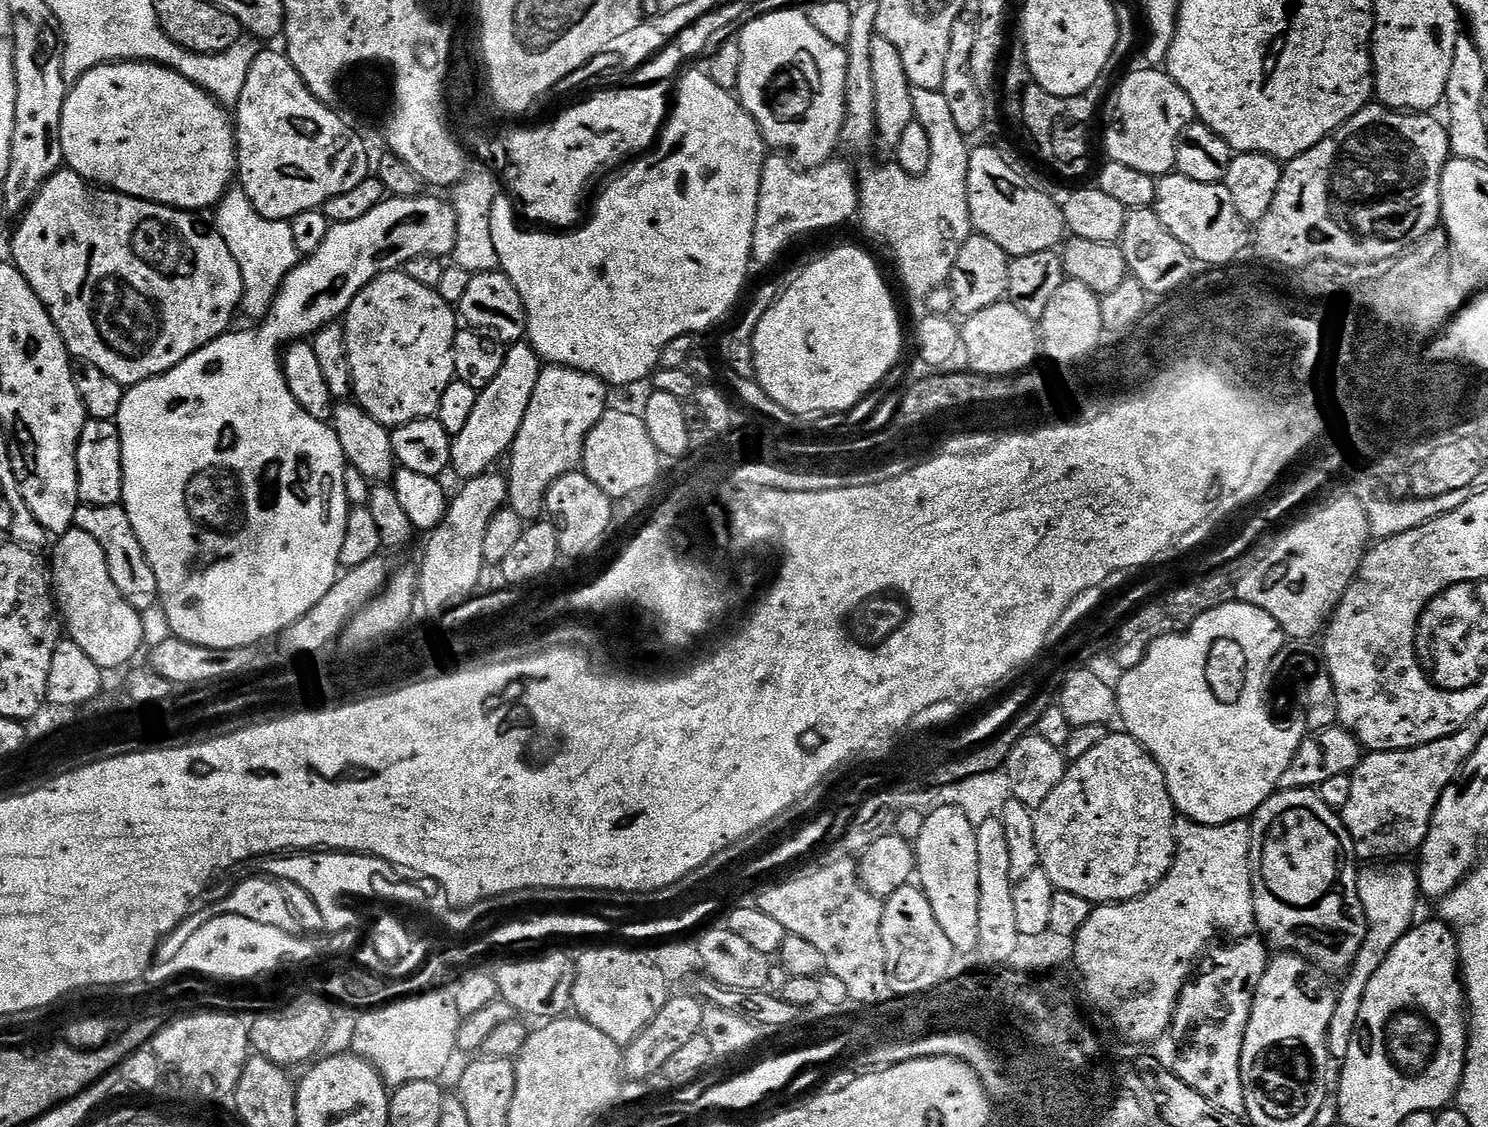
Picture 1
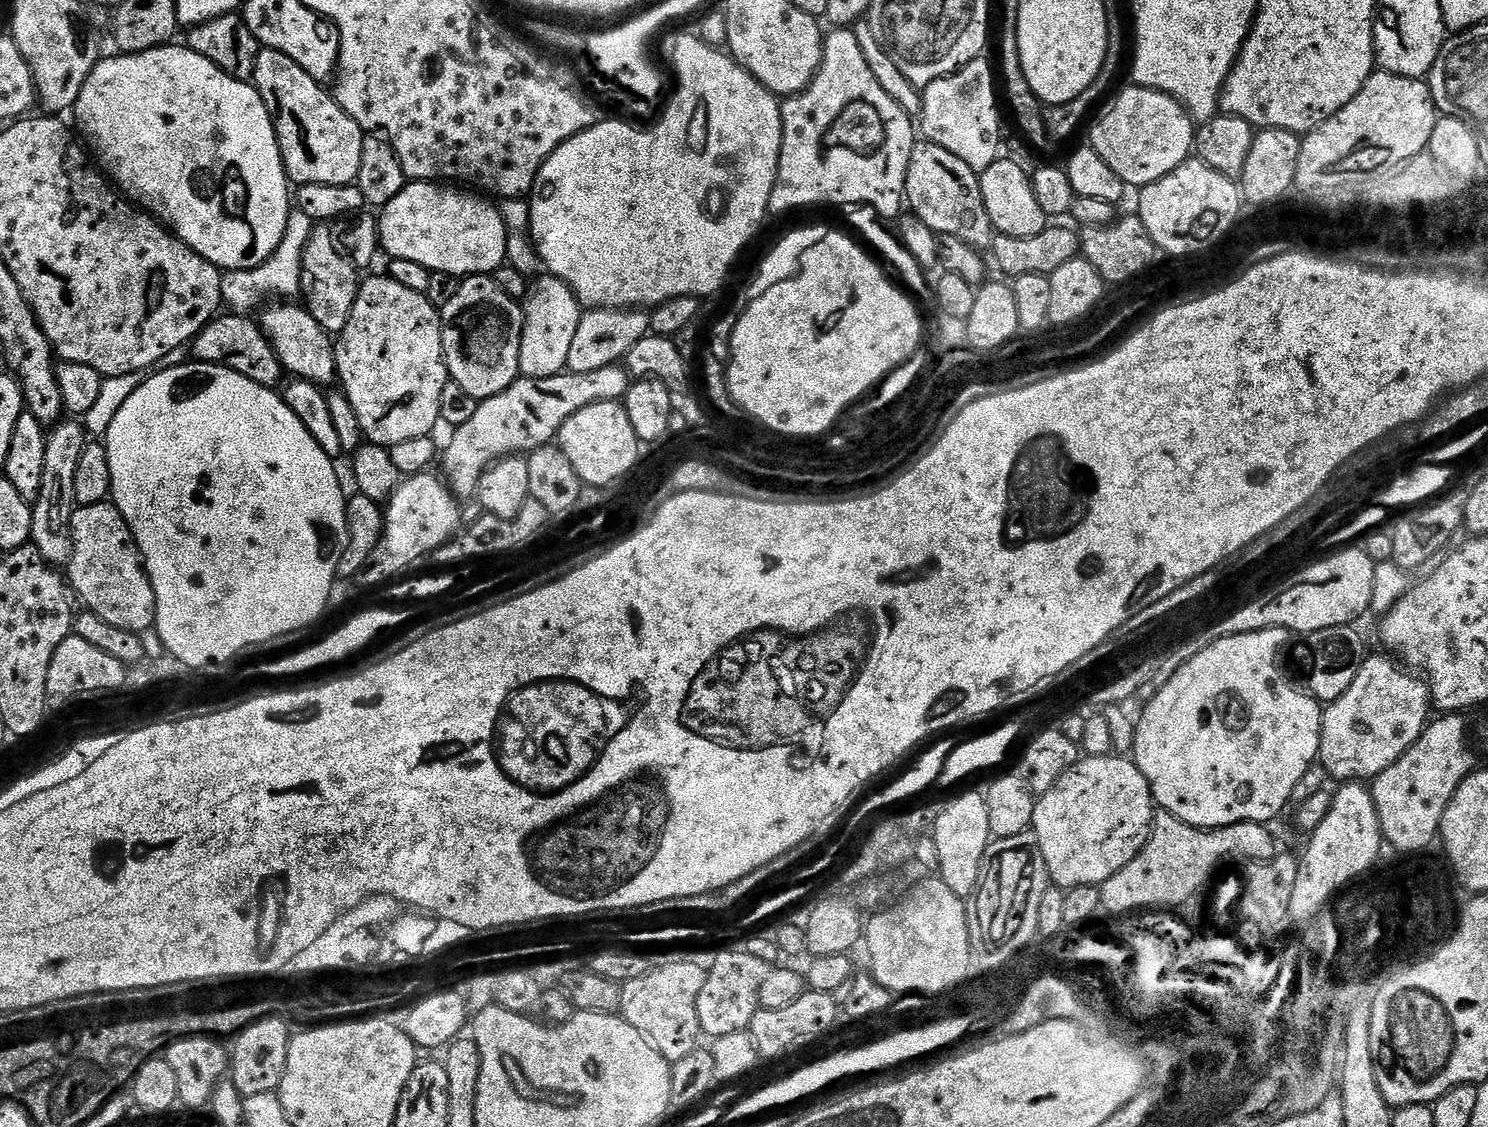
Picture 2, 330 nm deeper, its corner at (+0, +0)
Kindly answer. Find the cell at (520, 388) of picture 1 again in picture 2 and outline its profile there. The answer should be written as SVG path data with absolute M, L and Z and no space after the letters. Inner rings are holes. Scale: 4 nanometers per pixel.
M541 275L531 281L528 294L522 301L524 329L520 347L520 375L530 380L558 376L568 367L570 345L578 330L582 305L576 295L557 276Z

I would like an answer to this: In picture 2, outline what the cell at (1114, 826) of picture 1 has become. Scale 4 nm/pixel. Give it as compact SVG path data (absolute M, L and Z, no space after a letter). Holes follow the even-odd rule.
M1120 754L1081 757L1046 794L1037 797L1034 808L1031 829L1047 864L1051 883L1064 891L1104 884L1143 850L1152 836L1155 813L1156 803L1149 782L1134 760Z

